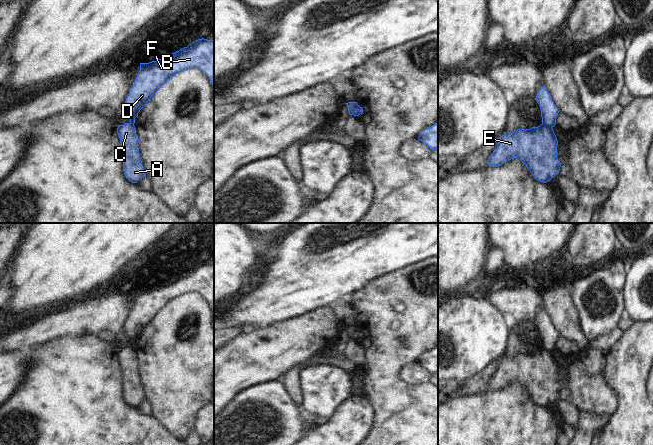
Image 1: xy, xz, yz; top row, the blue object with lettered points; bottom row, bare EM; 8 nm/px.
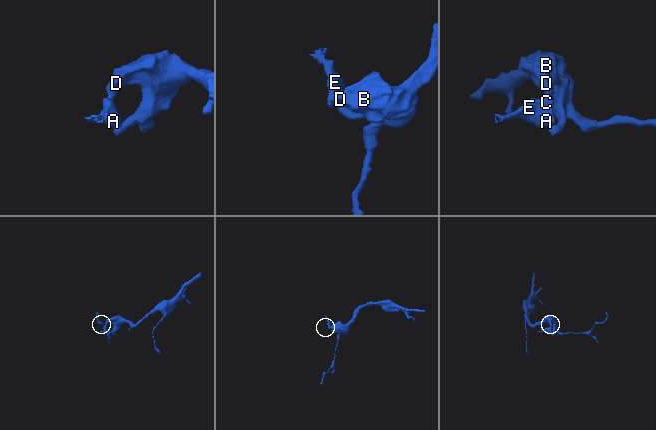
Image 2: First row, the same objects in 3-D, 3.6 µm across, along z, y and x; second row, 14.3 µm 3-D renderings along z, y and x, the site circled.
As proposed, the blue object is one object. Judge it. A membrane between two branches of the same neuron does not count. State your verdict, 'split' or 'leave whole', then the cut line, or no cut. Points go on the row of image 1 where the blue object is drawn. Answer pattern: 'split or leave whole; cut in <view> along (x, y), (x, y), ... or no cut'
split; cut in xz along (357, 104), (351, 113)

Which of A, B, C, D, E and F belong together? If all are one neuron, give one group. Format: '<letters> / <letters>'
A C E / B D F

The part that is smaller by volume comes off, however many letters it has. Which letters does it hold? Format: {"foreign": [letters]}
{"foreign": ["A", "C", "E"]}

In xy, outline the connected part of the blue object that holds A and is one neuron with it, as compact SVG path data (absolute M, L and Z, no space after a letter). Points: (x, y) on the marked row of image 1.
M124 123L118 126L117 133L122 145L124 174L129 181L137 183L146 174L139 154L136 128L132 123Z

